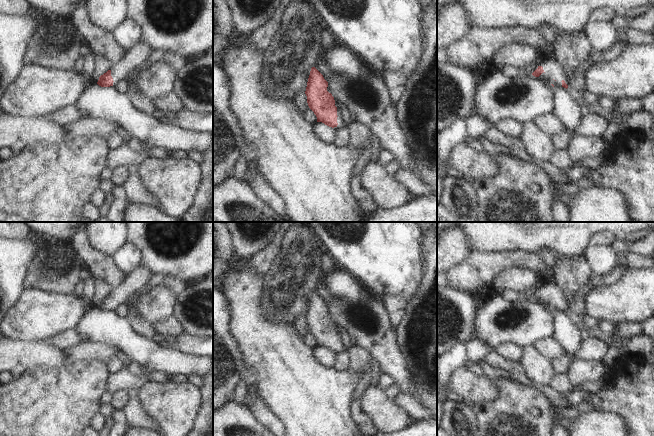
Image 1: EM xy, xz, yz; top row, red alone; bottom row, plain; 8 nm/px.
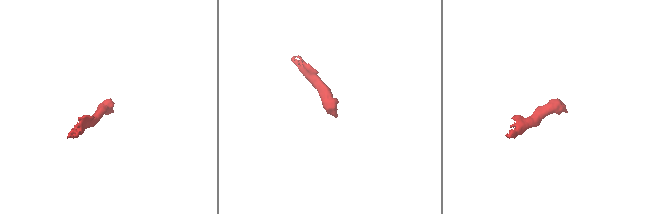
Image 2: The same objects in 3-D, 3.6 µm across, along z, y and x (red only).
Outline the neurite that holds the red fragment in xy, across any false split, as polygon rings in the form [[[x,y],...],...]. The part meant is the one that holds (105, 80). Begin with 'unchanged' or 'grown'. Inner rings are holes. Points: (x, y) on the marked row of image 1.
grown | [[[138,41],[116,62],[111,69],[99,77],[97,84],[101,87],[113,86],[114,81],[125,79],[128,73],[142,64],[152,54],[152,50]]]

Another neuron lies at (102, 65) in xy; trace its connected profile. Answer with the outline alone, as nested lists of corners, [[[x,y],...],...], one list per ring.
[[[94,54],[95,56],[95,72],[93,82],[97,84],[99,77],[111,69],[111,63],[107,58],[100,54]]]

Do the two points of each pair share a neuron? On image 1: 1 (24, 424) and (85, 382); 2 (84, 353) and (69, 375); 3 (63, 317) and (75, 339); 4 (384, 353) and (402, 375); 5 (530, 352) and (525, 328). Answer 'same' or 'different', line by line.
1: same
2: different
3: different
4: same
5: different

